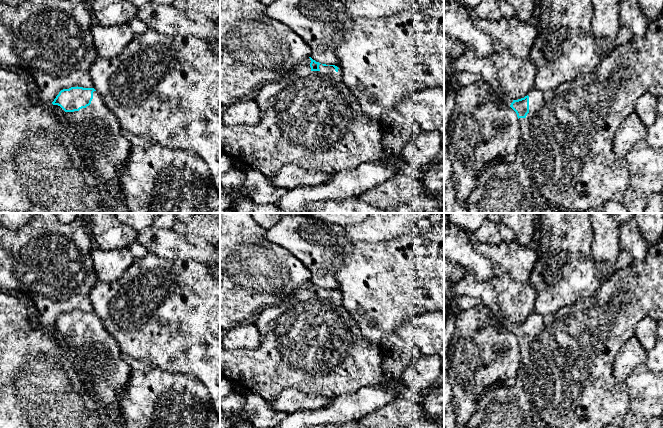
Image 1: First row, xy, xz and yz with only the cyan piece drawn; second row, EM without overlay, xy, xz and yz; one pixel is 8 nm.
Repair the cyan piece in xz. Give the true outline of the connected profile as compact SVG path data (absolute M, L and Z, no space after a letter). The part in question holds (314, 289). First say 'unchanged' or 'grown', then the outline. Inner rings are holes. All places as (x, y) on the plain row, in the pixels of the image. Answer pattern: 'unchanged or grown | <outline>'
grown | M311 281L306 282L283 304L259 310L252 321L261 338L260 346L253 350L253 359L227 360L223 362L220 374L248 393L258 394L267 403L288 387L335 398L384 381L381 348L364 339L358 323L343 307L341 294L335 289L321 288Z

